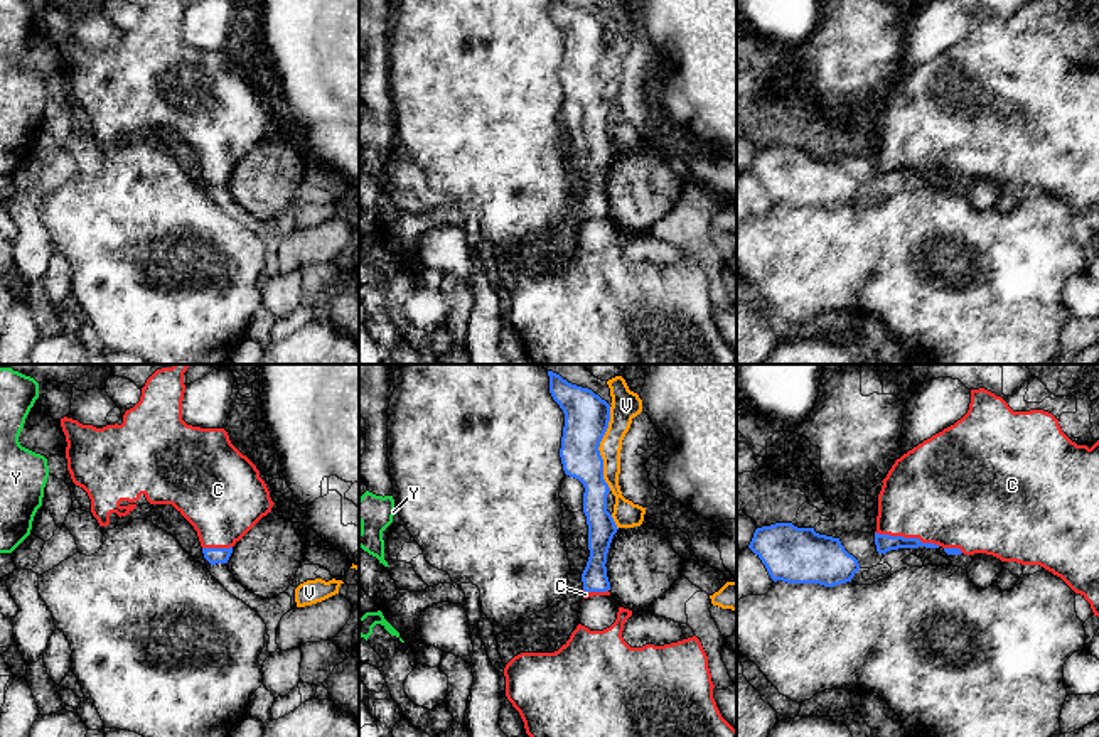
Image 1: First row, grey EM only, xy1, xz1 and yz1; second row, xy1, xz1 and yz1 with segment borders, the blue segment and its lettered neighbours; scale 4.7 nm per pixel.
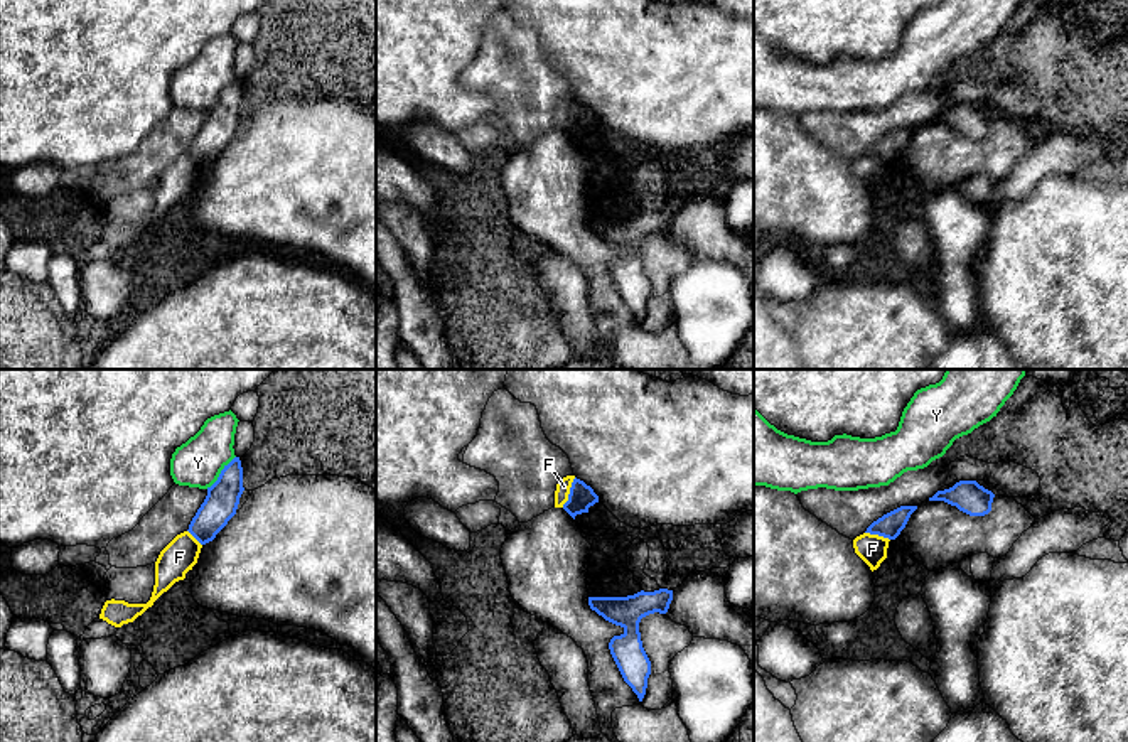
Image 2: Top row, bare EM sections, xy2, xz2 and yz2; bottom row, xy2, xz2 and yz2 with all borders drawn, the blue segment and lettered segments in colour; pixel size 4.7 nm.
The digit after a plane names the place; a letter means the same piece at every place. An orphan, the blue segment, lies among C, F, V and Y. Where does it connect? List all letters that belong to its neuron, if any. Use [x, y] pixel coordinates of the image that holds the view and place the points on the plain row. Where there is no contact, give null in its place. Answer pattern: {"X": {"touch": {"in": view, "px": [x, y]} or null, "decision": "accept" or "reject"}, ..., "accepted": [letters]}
{"C": {"touch": {"in": "yz1", "px": [907, 161]}, "decision": "accept"}, "F": {"touch": {"in": "xz2", "px": [570, 115]}, "decision": "reject"}, "V": {"touch": {"in": "xz1", "px": [597, 71]}, "decision": "reject"}, "Y": {"touch": {"in": "xy2", "px": [221, 95]}, "decision": "reject"}, "accepted": ["C"]}

